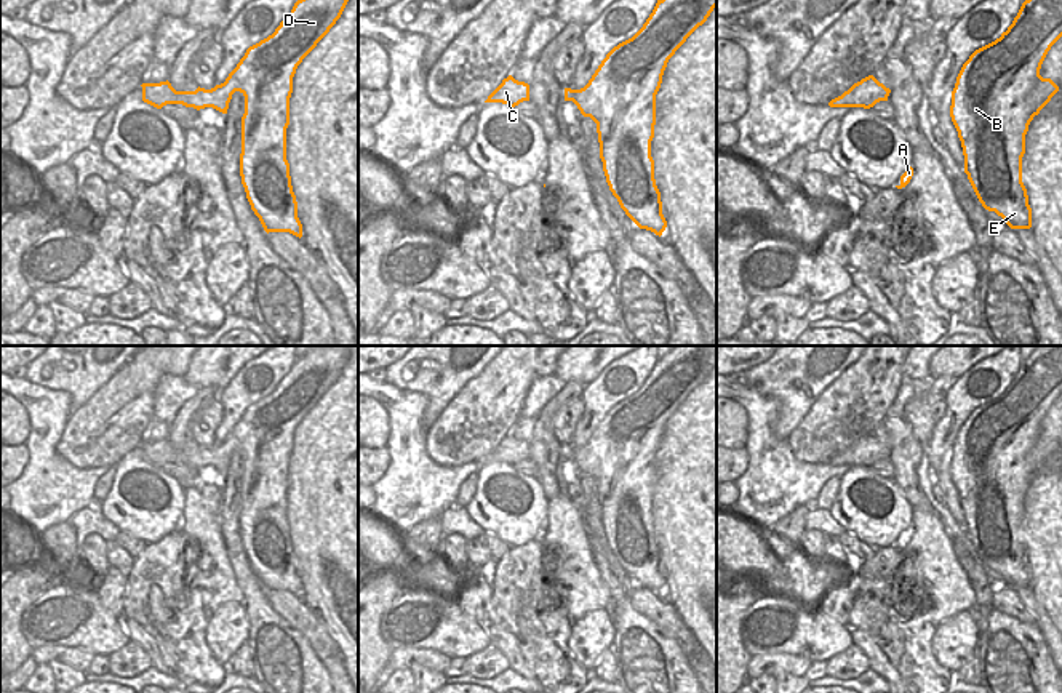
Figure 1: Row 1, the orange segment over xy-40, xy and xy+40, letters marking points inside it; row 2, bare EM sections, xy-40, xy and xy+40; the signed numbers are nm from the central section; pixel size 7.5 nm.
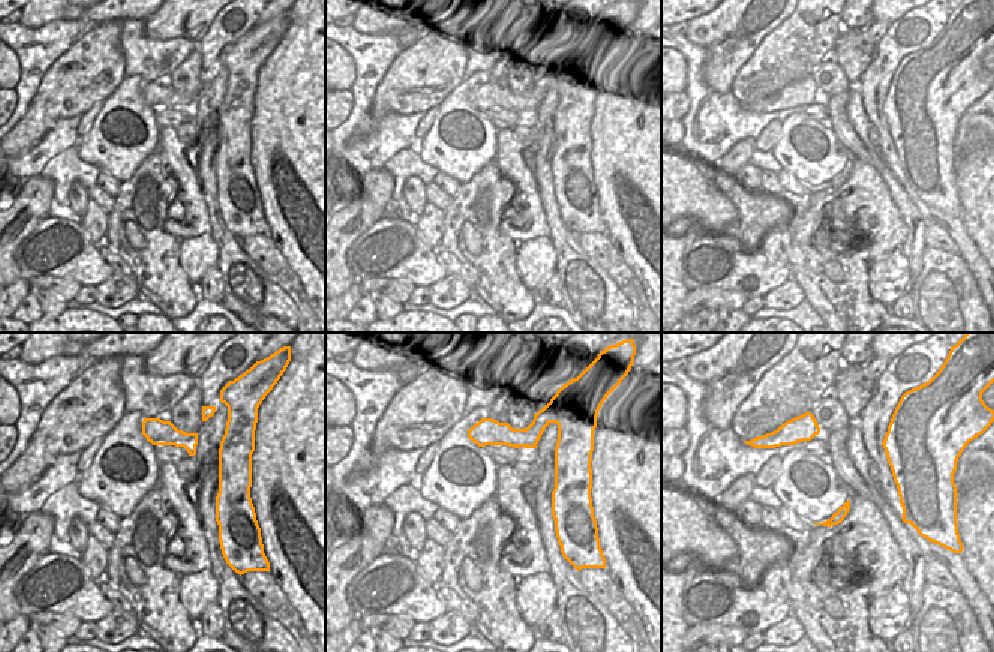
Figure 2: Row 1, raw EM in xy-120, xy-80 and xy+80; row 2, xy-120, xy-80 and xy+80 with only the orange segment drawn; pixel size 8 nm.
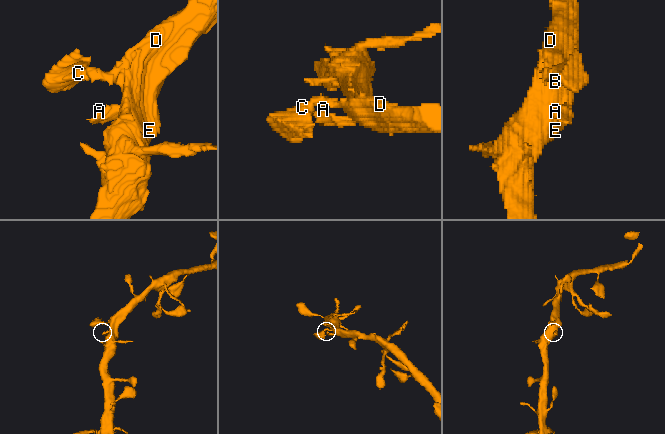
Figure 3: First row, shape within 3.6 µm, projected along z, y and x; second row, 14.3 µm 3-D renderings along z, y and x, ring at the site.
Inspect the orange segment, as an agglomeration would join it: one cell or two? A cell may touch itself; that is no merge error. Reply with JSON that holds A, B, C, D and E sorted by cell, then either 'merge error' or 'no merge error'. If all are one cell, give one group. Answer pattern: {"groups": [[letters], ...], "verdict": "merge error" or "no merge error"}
{"groups": [["A", "B", "C", "D", "E"]], "verdict": "no merge error"}

